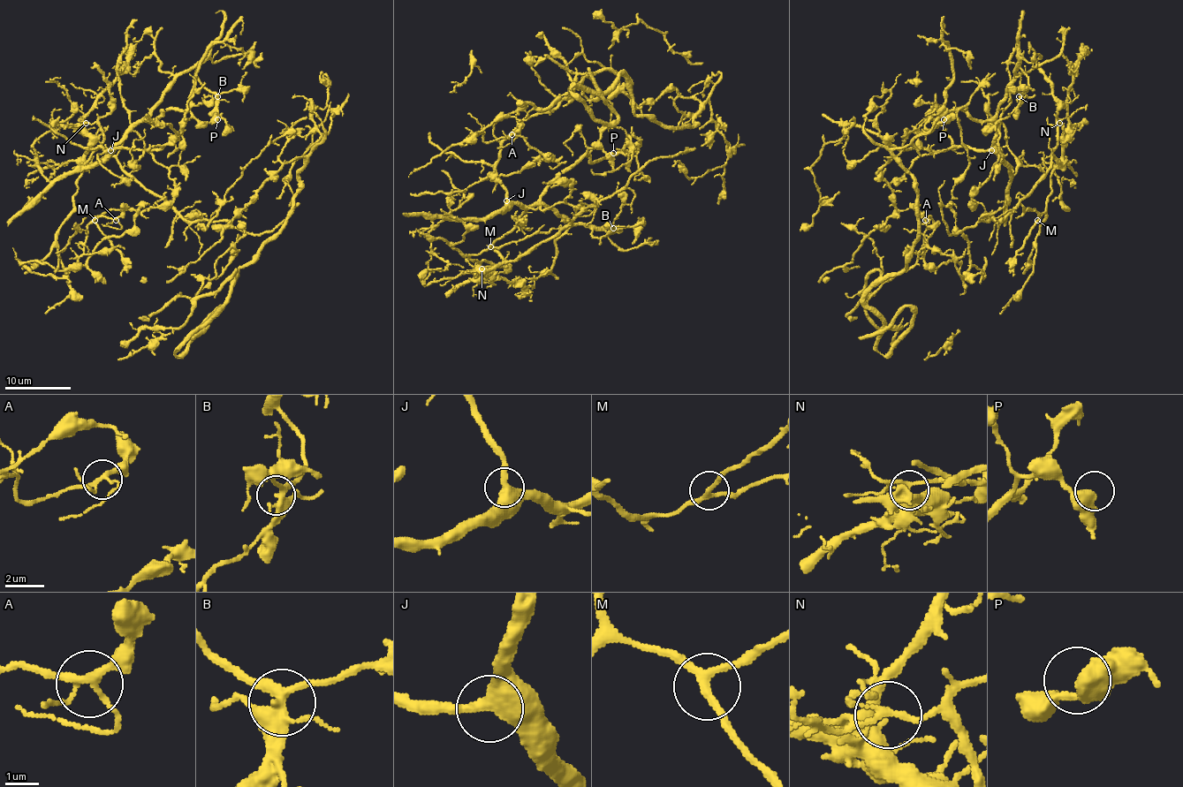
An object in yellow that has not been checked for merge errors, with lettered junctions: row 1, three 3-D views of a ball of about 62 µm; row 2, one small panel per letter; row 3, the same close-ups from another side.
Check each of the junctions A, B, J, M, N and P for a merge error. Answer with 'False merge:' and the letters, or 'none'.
False merge: N

